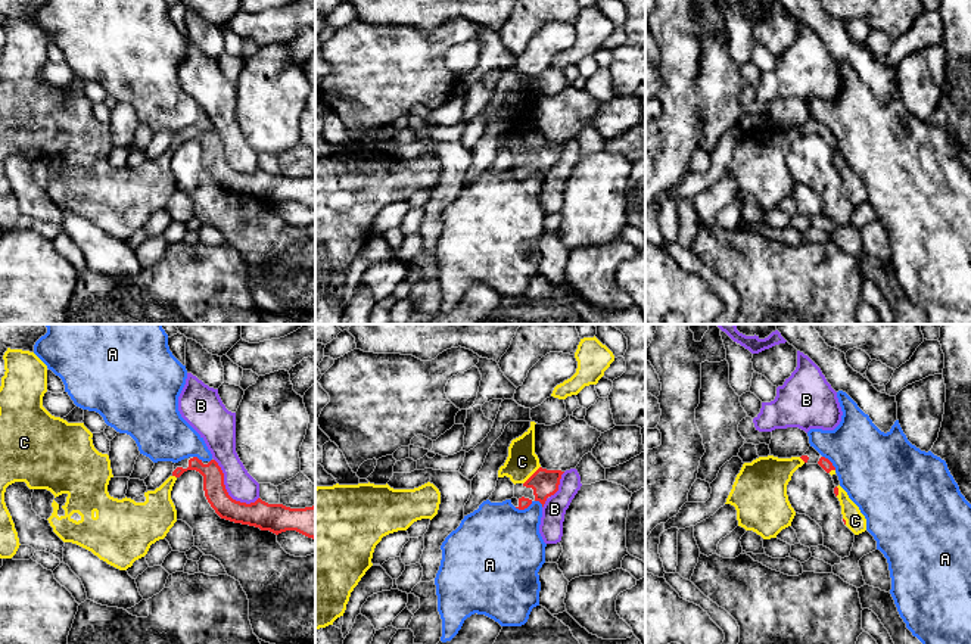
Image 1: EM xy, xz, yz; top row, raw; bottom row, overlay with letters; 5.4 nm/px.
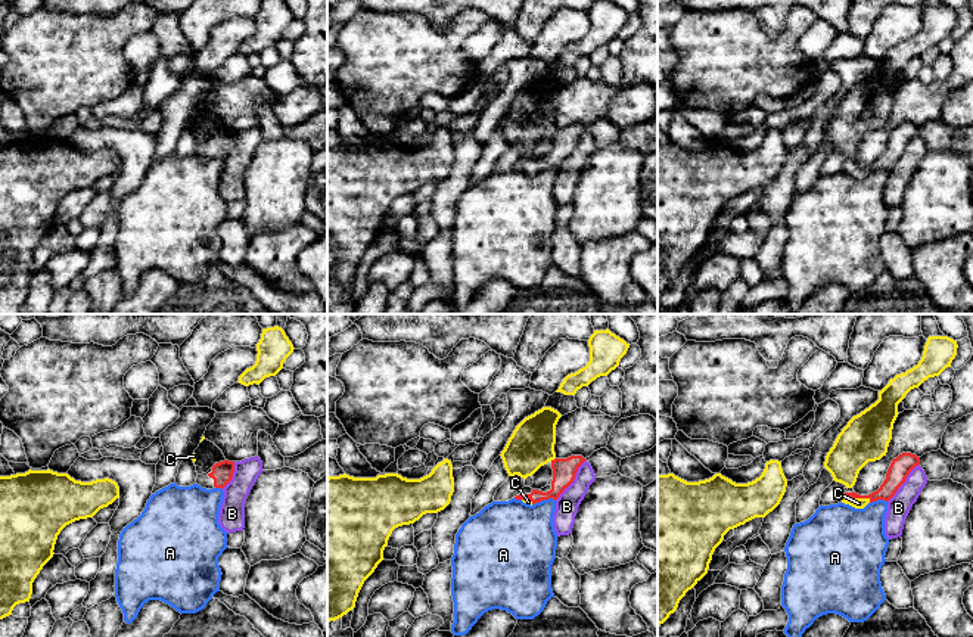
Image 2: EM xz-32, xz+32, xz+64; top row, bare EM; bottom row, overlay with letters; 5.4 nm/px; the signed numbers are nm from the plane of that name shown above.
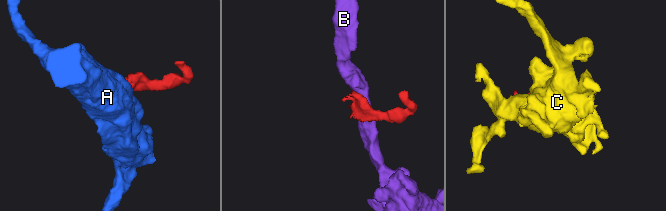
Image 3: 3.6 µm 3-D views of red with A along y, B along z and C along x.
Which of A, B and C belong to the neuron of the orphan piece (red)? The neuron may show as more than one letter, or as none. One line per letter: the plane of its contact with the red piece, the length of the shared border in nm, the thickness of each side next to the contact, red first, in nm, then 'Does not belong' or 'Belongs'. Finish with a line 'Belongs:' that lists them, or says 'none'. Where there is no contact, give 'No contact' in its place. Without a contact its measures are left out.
A: Touches red in xz. Shared border 110 nm. Thickness 60 nm (red) against 480 nm. Does not belong
B: Touches red in xy. Shared border 340 nm. Thickness 150 nm (red) against 160 nm. Does not belong
C: Touches red in xz. Shared border 140 nm. Thickness 150 nm (red) against 170 nm. Belongs
Belongs: C

